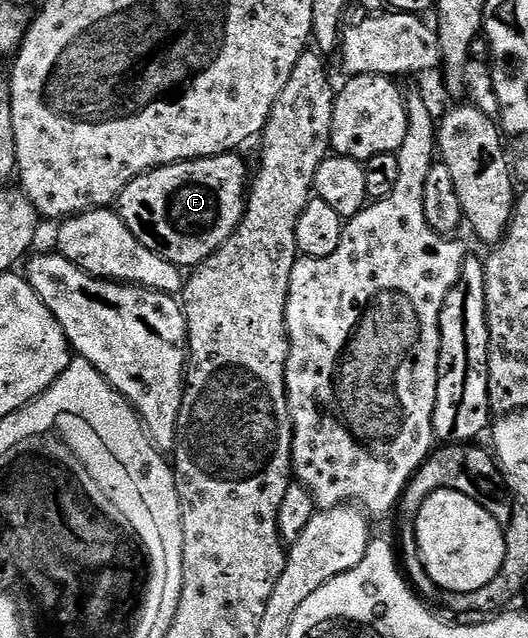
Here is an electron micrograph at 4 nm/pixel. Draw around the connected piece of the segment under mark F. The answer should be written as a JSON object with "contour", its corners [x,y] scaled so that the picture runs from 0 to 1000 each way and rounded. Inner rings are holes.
{"contour":[[[451,240],[331,254],[259,276],[225,303],[225,342],[282,389],[341,420],[377,417],[453,356],[468,328],[472,266]]]}

